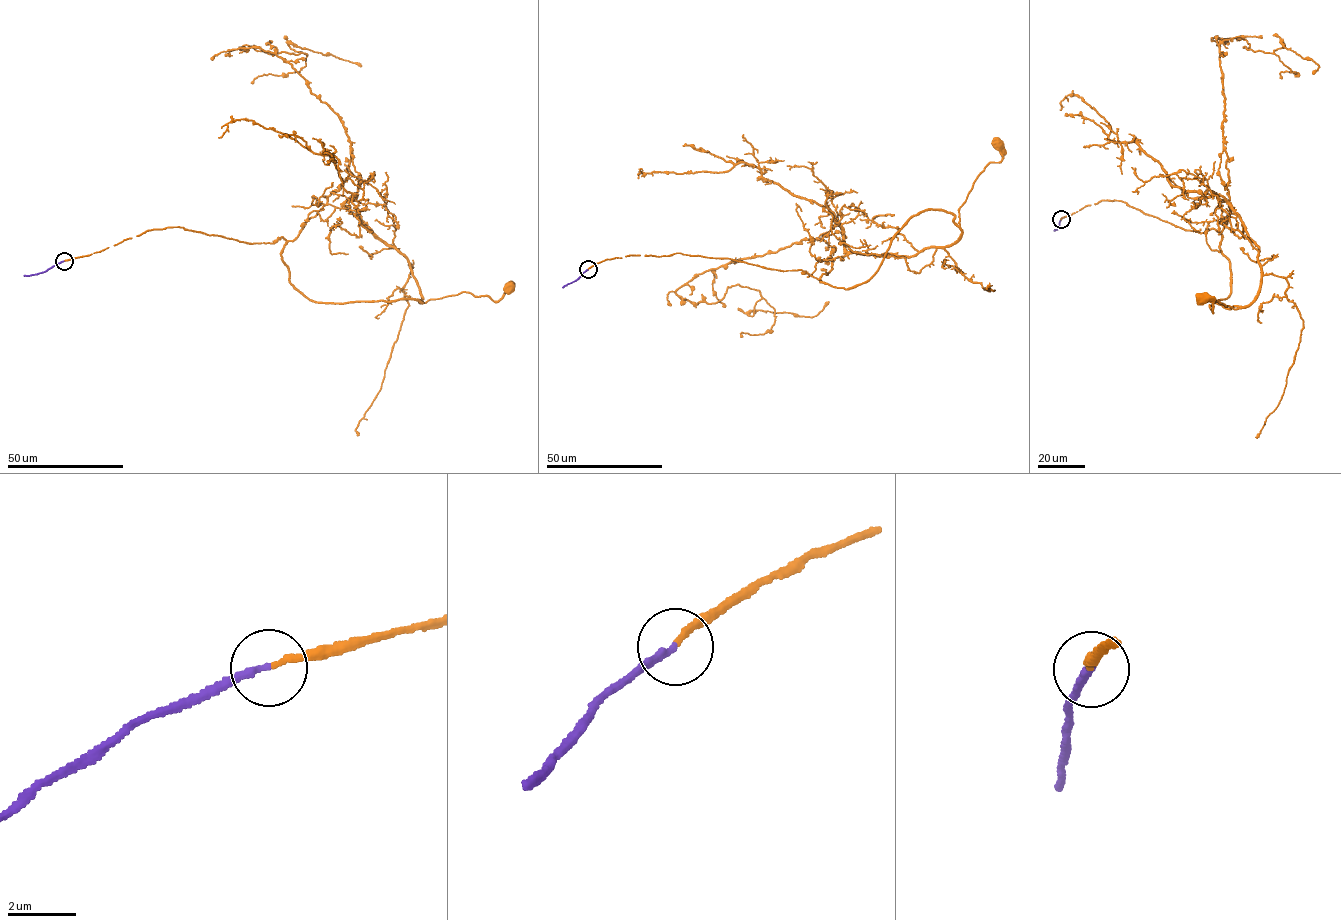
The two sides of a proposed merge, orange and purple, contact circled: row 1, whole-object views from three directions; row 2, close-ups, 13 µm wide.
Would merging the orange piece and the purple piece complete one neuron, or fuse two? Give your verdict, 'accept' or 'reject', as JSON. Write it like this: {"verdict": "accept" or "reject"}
{"verdict": "accept"}

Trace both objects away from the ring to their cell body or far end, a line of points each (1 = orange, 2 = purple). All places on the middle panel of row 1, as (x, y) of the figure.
1: (588, 269), (681, 253), (852, 288), (912, 217), (941, 209), (959, 225), (976, 177), (1003, 157), (998, 143)
2: (588, 269), (562, 288)

